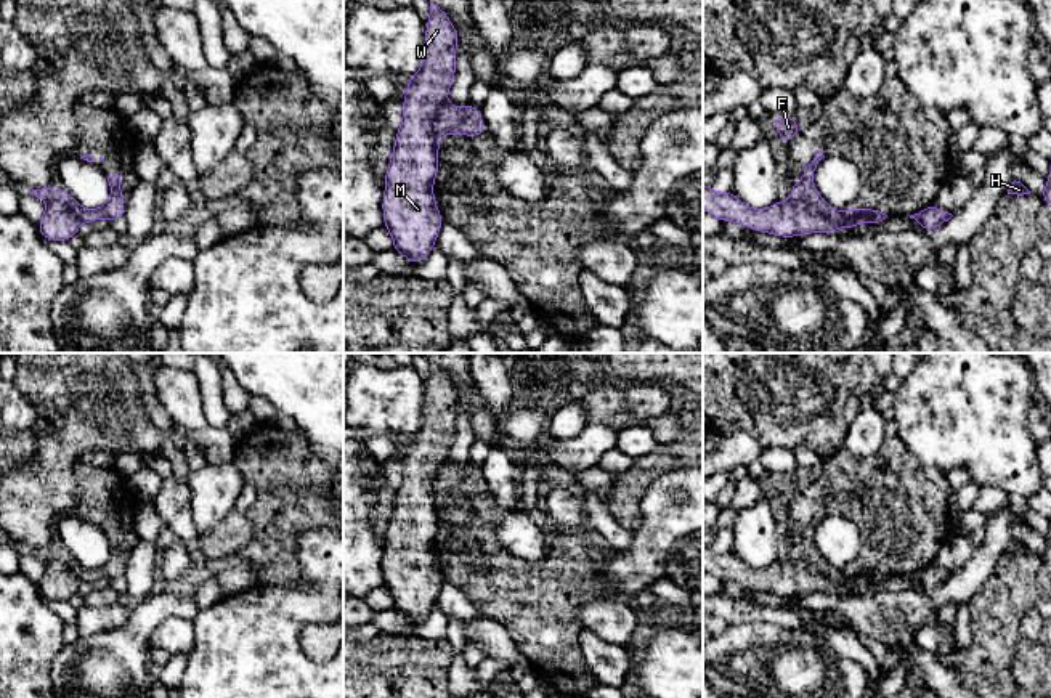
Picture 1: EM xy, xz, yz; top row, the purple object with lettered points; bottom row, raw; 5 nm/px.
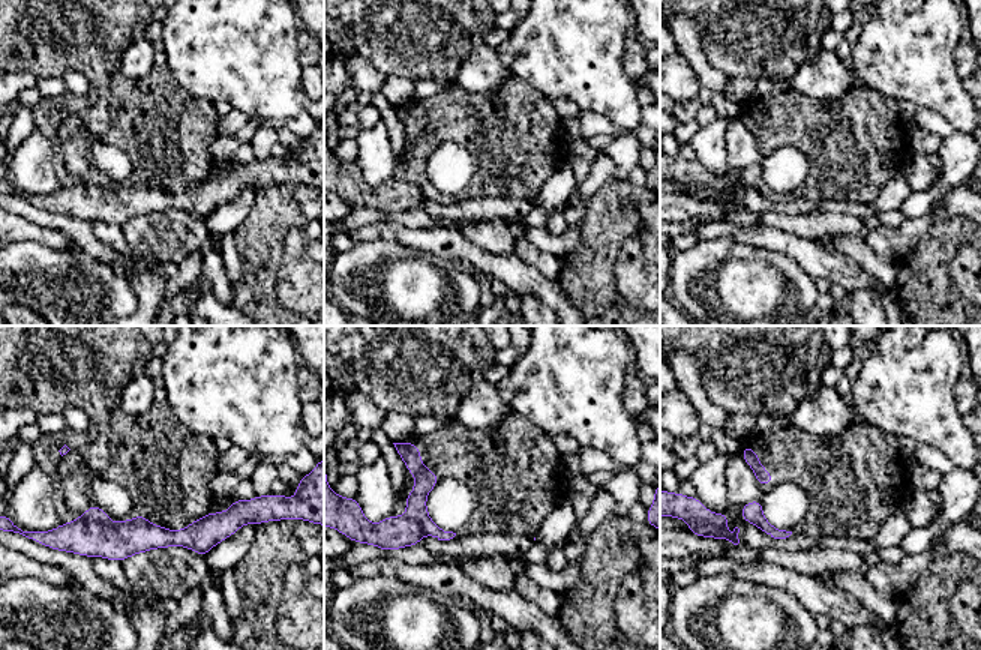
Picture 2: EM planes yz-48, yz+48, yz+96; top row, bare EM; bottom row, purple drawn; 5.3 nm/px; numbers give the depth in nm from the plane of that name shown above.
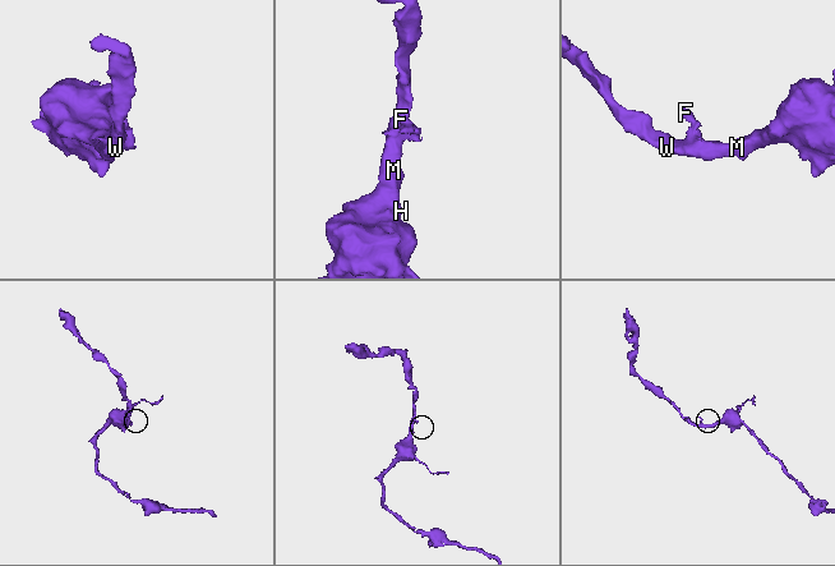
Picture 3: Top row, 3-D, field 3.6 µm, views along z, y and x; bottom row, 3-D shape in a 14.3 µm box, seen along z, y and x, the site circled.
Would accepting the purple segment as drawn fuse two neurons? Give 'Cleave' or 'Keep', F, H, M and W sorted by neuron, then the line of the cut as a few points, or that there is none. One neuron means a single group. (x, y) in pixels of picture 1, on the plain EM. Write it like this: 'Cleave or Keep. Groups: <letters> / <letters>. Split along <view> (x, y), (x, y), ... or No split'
Cleave. Groups: F / H M W. Split along yz (793, 559), (803, 559), (827, 575), (838, 576), (843, 572)

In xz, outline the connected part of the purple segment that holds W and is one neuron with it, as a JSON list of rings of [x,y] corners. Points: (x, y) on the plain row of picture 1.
[[[430,361],[422,427],[406,446],[382,560],[393,610],[412,624],[432,611],[444,582],[433,555],[441,501],[435,477],[454,443],[457,398],[449,375]]]

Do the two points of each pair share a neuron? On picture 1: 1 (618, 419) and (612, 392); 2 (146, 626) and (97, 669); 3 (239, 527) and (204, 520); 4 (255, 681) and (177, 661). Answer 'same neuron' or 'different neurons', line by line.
1: same neuron
2: same neuron
3: different neurons
4: different neurons

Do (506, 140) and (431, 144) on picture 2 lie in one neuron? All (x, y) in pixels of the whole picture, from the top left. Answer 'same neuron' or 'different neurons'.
same neuron

